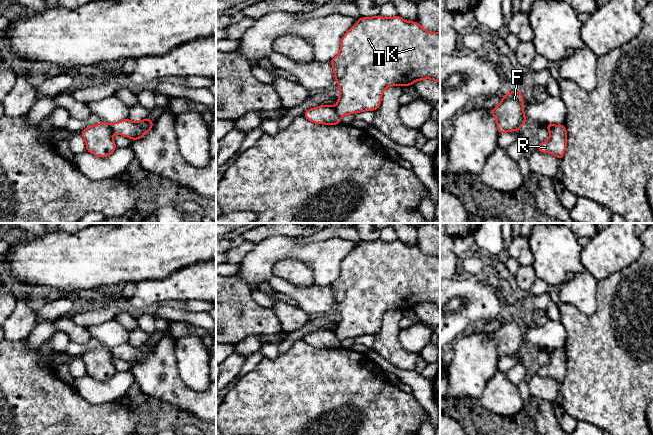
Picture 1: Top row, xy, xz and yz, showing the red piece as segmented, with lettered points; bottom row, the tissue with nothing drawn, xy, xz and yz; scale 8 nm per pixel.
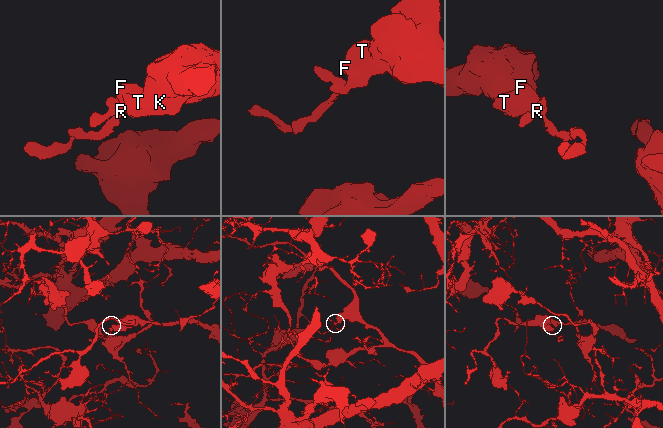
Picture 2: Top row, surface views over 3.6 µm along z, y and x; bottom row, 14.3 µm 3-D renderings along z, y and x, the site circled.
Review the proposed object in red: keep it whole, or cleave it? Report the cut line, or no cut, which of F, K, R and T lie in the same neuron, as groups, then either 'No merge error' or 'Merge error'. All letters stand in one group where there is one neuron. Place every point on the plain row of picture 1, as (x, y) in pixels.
Split along xz (334, 331), (340, 340). Groups: F K T / R. Merge error

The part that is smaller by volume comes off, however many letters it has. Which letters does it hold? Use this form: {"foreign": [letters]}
{"foreign": ["R"]}

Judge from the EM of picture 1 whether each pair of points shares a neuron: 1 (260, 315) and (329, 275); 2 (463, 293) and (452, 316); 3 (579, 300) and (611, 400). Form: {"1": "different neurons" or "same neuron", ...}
{"1": "different neurons", "2": "same neuron", "3": "different neurons"}

